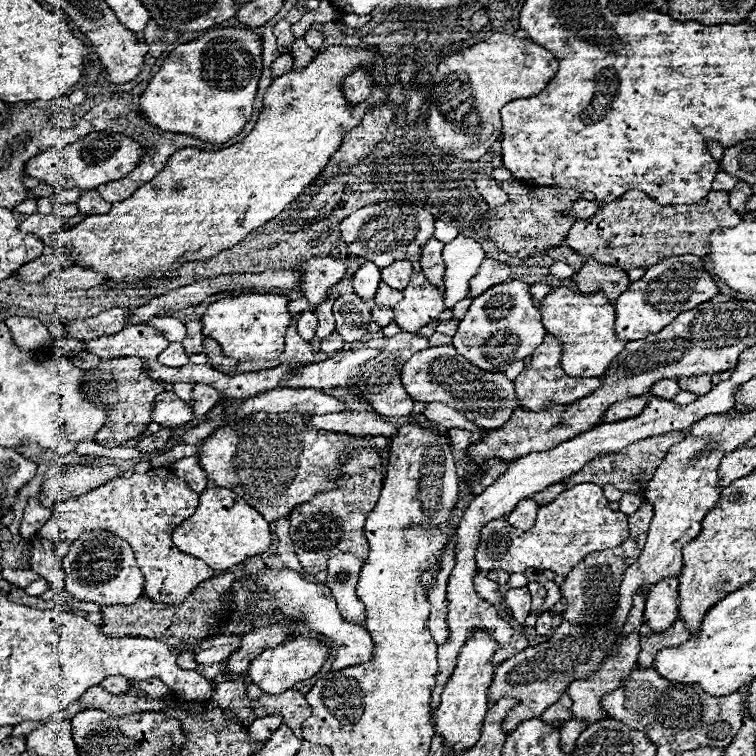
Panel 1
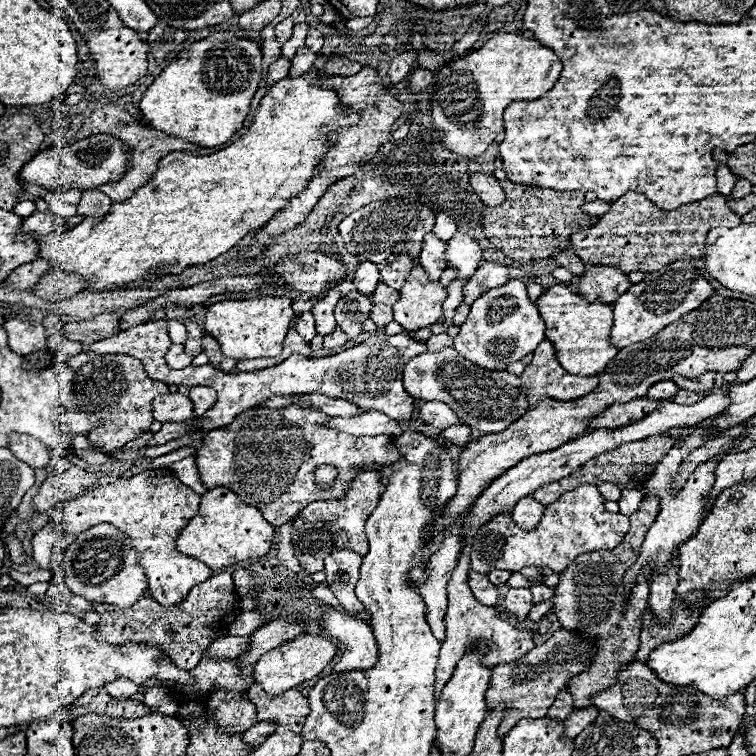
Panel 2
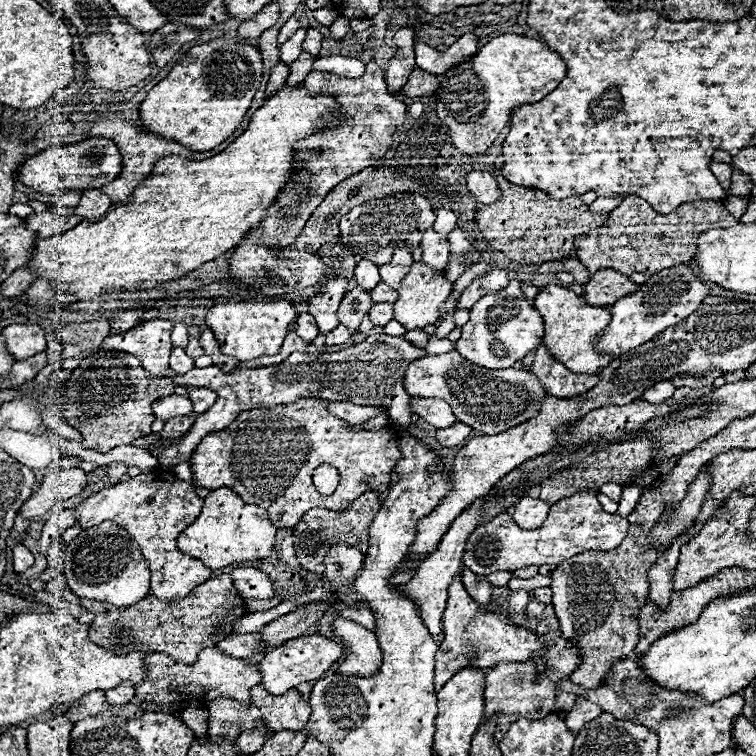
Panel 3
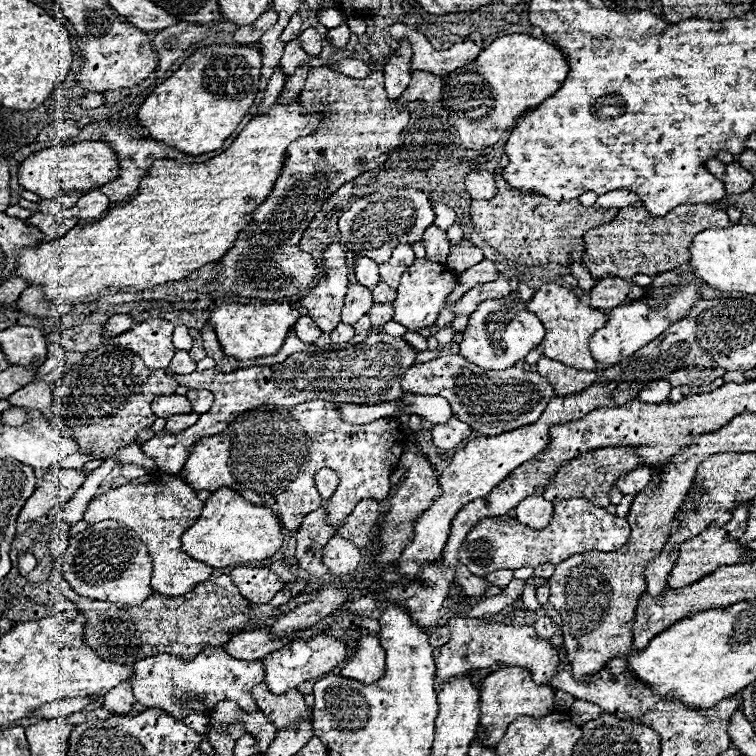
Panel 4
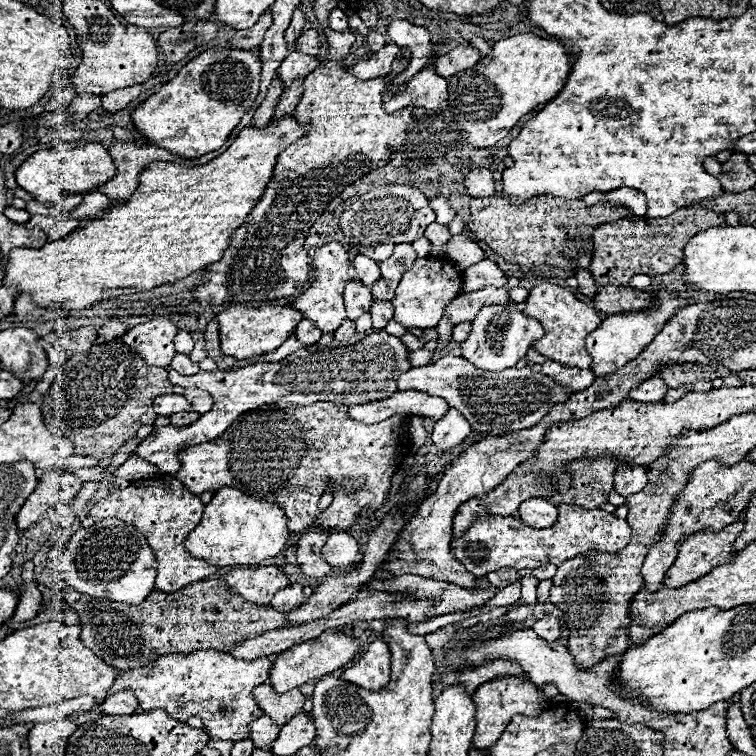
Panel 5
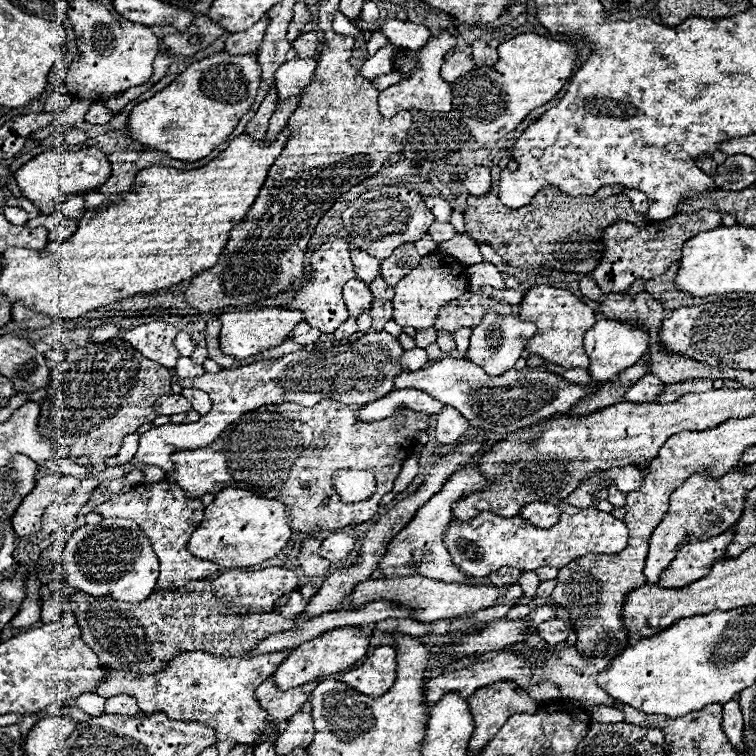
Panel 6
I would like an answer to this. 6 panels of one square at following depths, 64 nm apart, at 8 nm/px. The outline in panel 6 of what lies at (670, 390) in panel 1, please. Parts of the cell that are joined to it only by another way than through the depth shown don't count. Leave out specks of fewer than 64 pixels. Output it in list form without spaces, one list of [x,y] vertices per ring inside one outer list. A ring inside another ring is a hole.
[[[646,374],[628,388],[628,392],[624,394],[624,400],[626,402],[654,402],[656,396],[662,392],[662,388],[664,384],[656,376]]]

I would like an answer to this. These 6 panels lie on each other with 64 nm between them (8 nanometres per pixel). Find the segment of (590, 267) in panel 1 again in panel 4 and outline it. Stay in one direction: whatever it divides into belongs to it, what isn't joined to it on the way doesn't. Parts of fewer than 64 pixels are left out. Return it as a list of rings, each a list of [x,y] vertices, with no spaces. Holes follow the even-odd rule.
[[[606,276],[606,278],[596,280],[596,284],[590,292],[590,306],[608,312],[620,304],[638,300],[640,296],[644,296],[644,288],[632,284],[630,280]]]

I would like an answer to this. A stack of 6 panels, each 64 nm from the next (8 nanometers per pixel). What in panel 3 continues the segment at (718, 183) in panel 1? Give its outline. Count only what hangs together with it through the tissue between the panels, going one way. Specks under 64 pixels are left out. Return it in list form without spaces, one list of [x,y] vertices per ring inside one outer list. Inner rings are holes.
[[[712,162],[712,164],[710,164],[710,170],[712,170],[712,174],[720,180],[722,188],[724,188],[724,190],[730,190],[730,174],[732,174],[732,166],[730,166],[730,164]]]

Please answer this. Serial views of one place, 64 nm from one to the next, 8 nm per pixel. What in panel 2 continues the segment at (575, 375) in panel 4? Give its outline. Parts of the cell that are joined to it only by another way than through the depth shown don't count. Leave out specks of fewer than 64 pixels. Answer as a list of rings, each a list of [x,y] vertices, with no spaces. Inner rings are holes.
[[[544,340],[534,350],[534,360],[522,372],[522,386],[528,392],[528,402],[534,406],[542,398],[576,400],[596,388],[598,376],[570,376],[556,360],[552,342]]]

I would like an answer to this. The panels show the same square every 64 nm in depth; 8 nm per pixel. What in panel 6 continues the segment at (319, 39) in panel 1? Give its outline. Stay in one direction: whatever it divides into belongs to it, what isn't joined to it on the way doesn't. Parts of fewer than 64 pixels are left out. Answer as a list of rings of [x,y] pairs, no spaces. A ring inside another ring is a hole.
[[[306,32],[306,34],[302,34],[302,36],[298,36],[296,40],[294,40],[294,52],[296,52],[296,56],[314,56],[316,54],[316,46],[318,46],[318,36],[316,36],[316,32]]]

